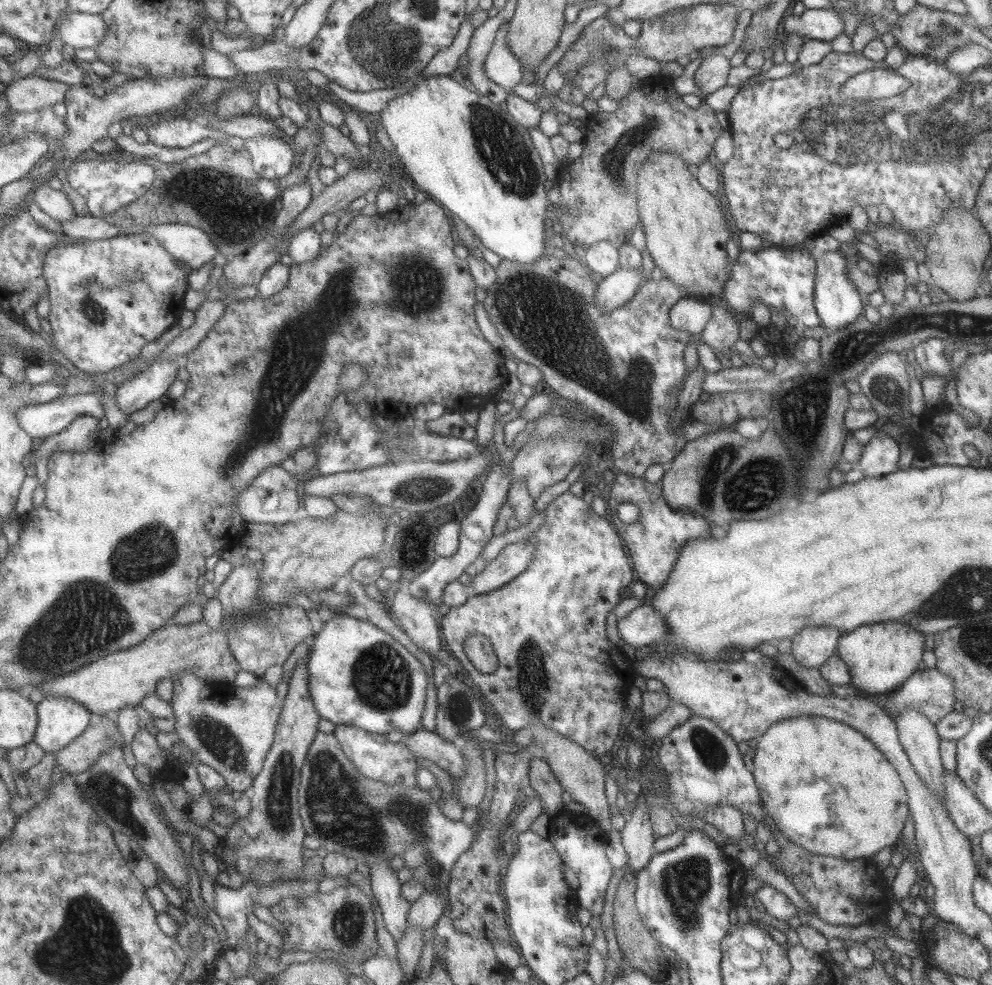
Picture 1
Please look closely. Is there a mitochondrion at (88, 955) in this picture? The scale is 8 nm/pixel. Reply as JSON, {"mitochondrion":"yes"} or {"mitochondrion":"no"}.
{"mitochondrion":"yes"}

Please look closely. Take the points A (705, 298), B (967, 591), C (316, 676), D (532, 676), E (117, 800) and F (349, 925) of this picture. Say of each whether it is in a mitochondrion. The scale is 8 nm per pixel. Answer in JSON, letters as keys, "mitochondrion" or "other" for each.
{"A":"other","B":"mitochondrion","C":"other","D":"mitochondrion","E":"mitochondrion","F":"mitochondrion"}

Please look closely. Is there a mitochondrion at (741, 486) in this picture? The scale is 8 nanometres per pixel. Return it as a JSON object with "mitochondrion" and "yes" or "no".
{"mitochondrion":"yes"}

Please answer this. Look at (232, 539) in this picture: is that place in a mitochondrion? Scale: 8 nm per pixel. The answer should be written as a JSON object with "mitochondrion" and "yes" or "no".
{"mitochondrion":"no"}

